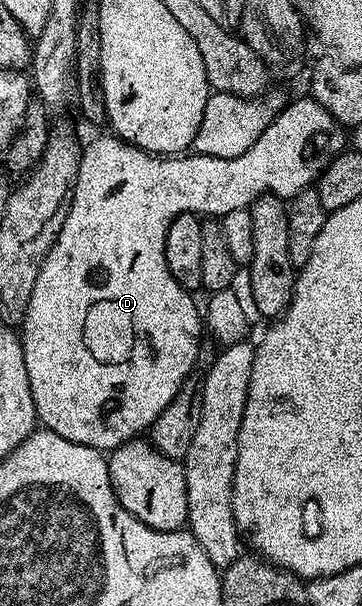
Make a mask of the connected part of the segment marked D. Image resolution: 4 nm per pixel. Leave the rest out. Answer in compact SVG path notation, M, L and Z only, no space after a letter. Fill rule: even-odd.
M304 96L304 98L294 97L289 101L281 111L279 115L269 124L250 149L240 156L234 156L233 159L218 159L217 156L202 155L195 152L185 152L179 156L161 156L158 154L149 154L146 150L140 150L137 146L132 146L128 142L124 142L121 138L115 136L107 136L108 138L96 138L93 140L89 146L85 145L83 147L82 153L80 155L80 171L76 173L76 185L70 195L70 205L67 207L66 213L63 215L64 223L62 228L58 232L58 236L54 240L54 244L50 248L50 252L46 256L46 260L42 264L42 268L38 272L38 280L34 280L34 292L30 296L28 301L28 307L24 310L24 316L22 319L22 325L24 325L24 331L20 330L18 337L20 340L20 346L24 350L24 359L26 360L26 376L30 376L30 392L34 396L34 408L36 409L36 417L38 419L39 425L46 430L53 430L58 436L62 436L66 440L70 440L74 444L82 444L83 446L89 446L95 450L101 452L111 452L122 444L131 442L133 440L139 439L141 435L147 431L149 426L154 424L154 420L158 420L158 416L162 412L162 408L166 408L166 404L170 404L170 400L174 400L174 396L178 392L178 388L182 388L182 384L190 375L197 369L196 367L196 357L198 356L199 346L202 341L202 335L200 335L200 330L202 334L202 310L199 306L196 307L196 302L189 291L184 290L178 284L178 280L174 280L174 276L170 276L170 268L166 268L166 232L170 228L170 224L174 220L174 216L179 214L194 214L197 216L223 216L229 214L230 212L238 212L239 210L247 210L251 207L254 200L258 200L264 194L275 194L277 198L283 198L285 200L291 200L296 197L297 194L301 194L303 190L309 189L315 183L316 179L320 177L320 174L328 167L328 163L332 161L334 157L334 149L332 150L332 145L335 144L336 138L342 137L346 134L345 127L341 126L340 123L335 122L330 116L330 112L326 112L326 108L322 108L322 104L318 104L310 96Z

